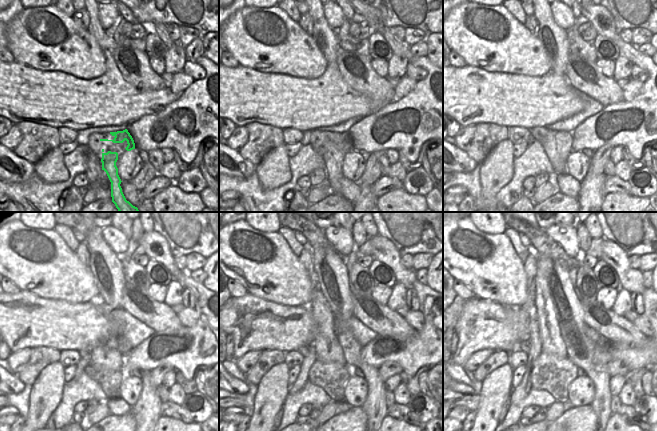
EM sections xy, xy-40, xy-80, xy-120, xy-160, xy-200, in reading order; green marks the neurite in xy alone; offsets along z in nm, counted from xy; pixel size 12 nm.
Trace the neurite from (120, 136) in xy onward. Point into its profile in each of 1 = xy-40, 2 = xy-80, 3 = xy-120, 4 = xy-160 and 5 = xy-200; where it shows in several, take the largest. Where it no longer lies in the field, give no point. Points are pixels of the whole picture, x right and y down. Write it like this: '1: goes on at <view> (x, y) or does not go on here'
1: goes on at xy-40 (344, 137)
2: goes on at xy-80 (567, 138)
3: goes on at xy-120 (114, 359)
4: goes on at xy-160 (326, 341)
5: goes on at xy-200 (552, 342)

